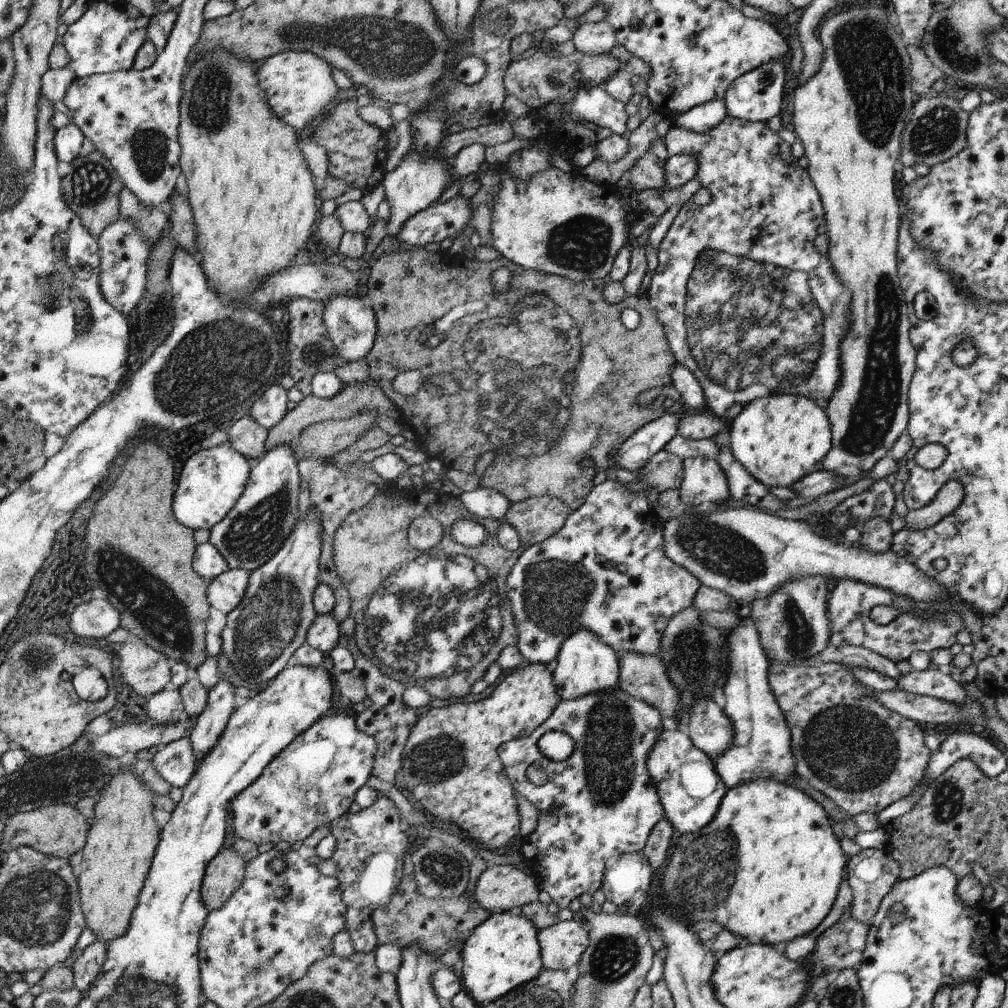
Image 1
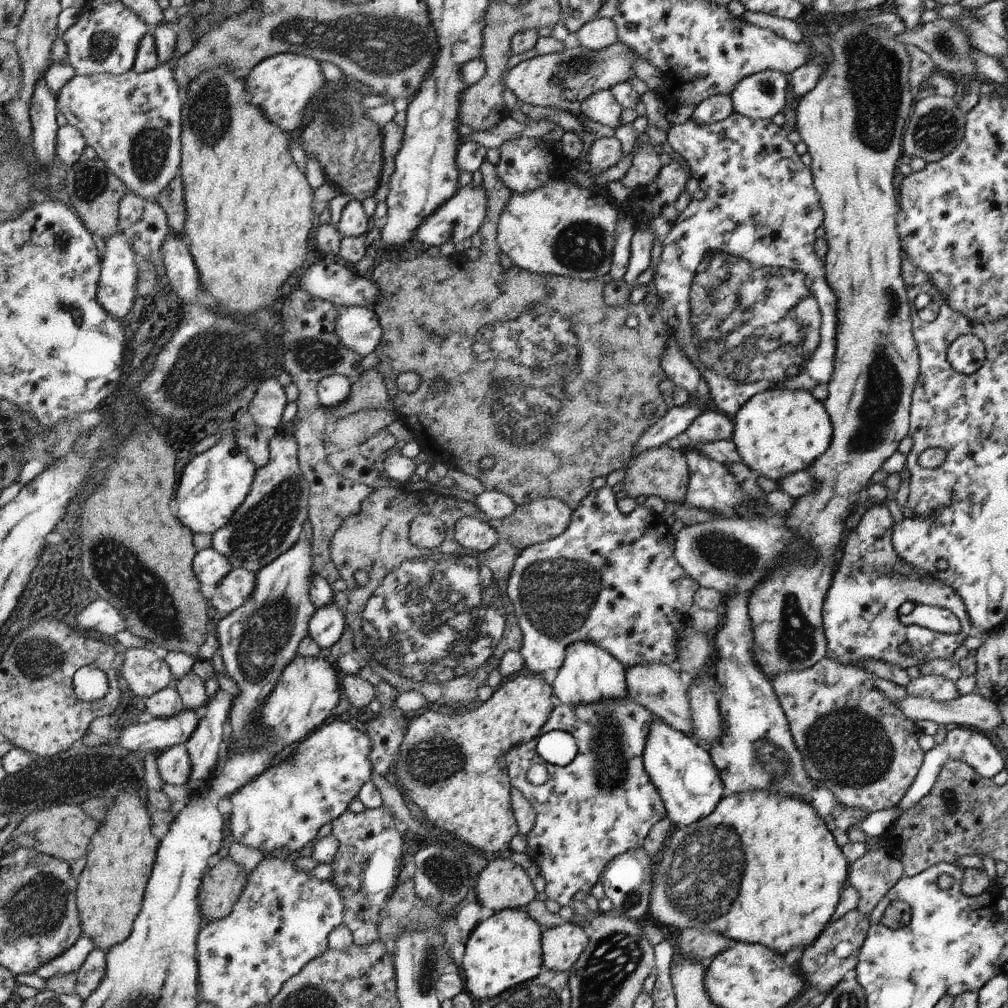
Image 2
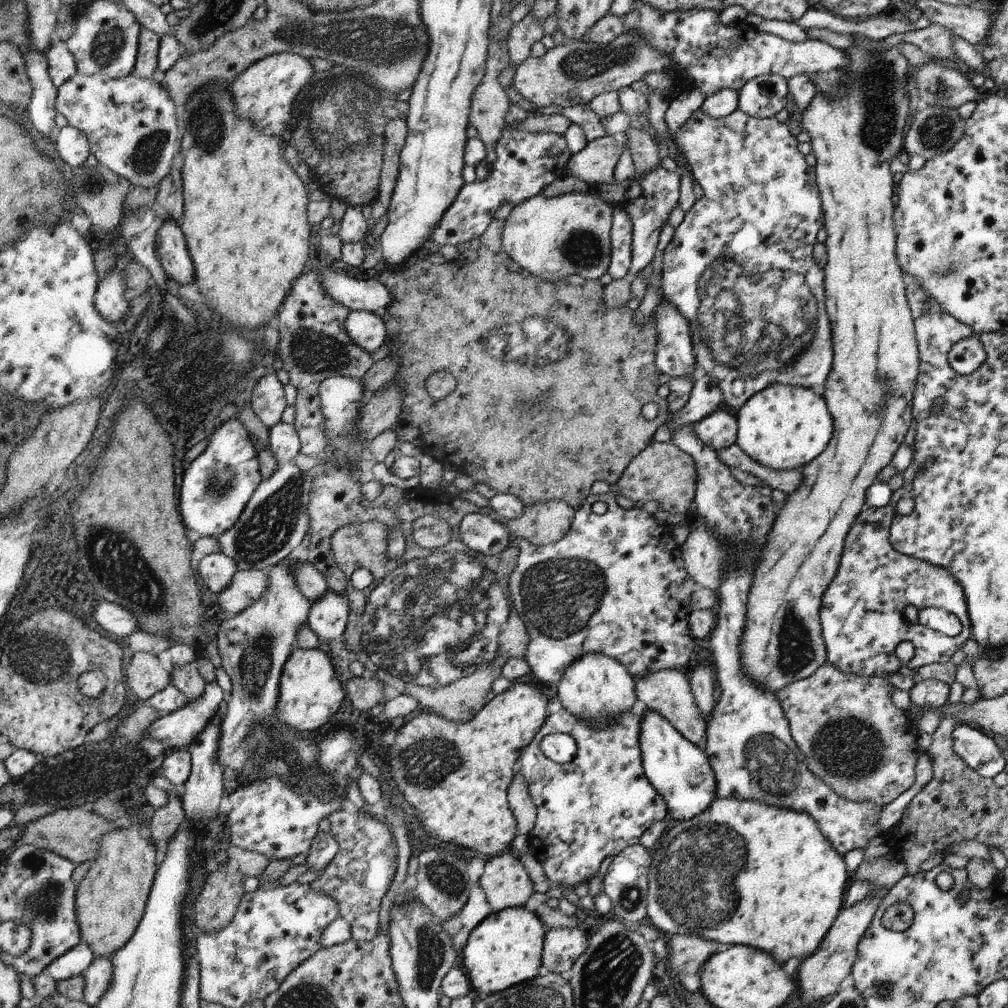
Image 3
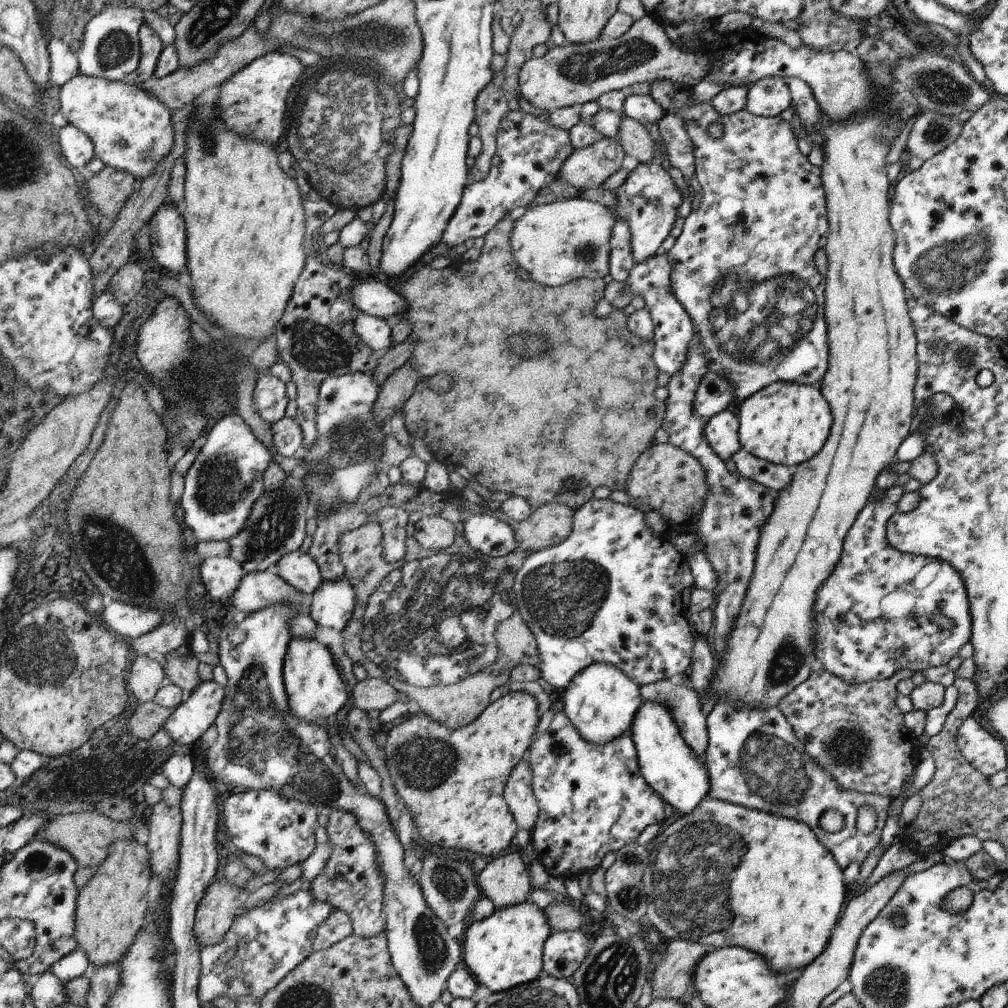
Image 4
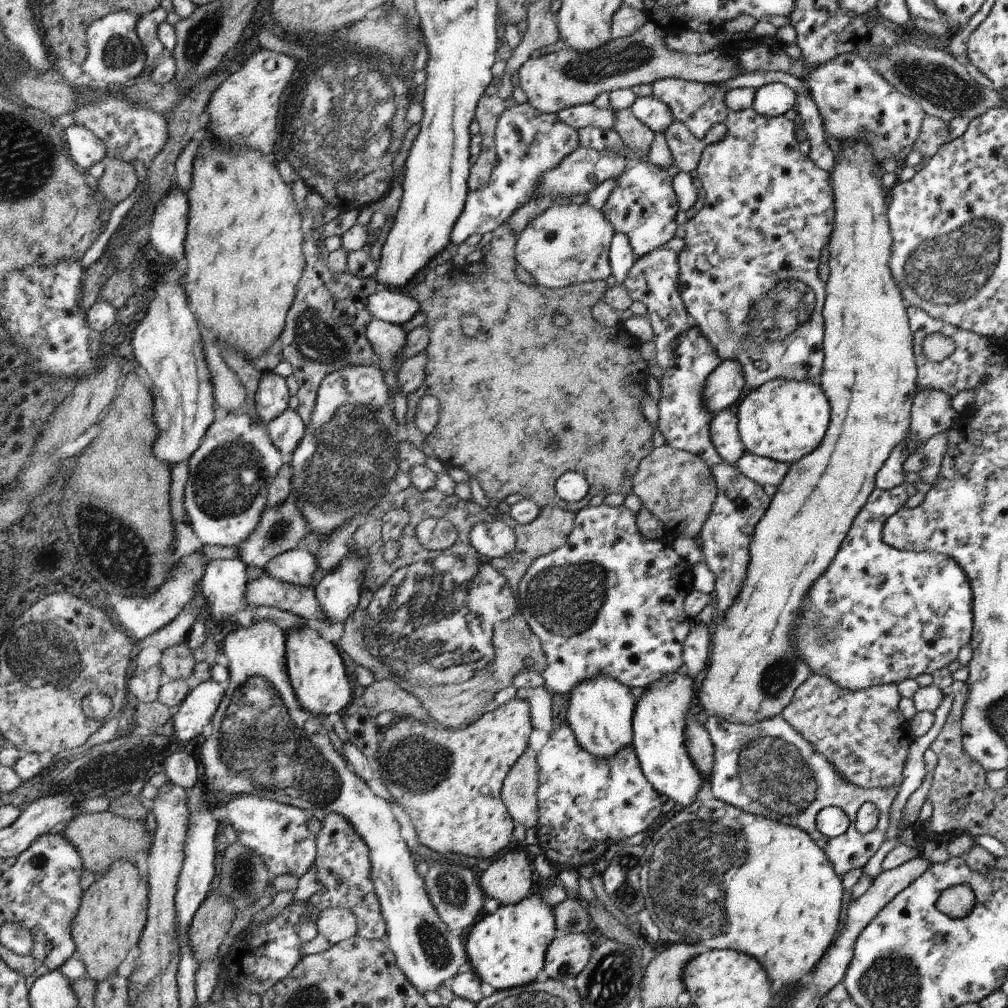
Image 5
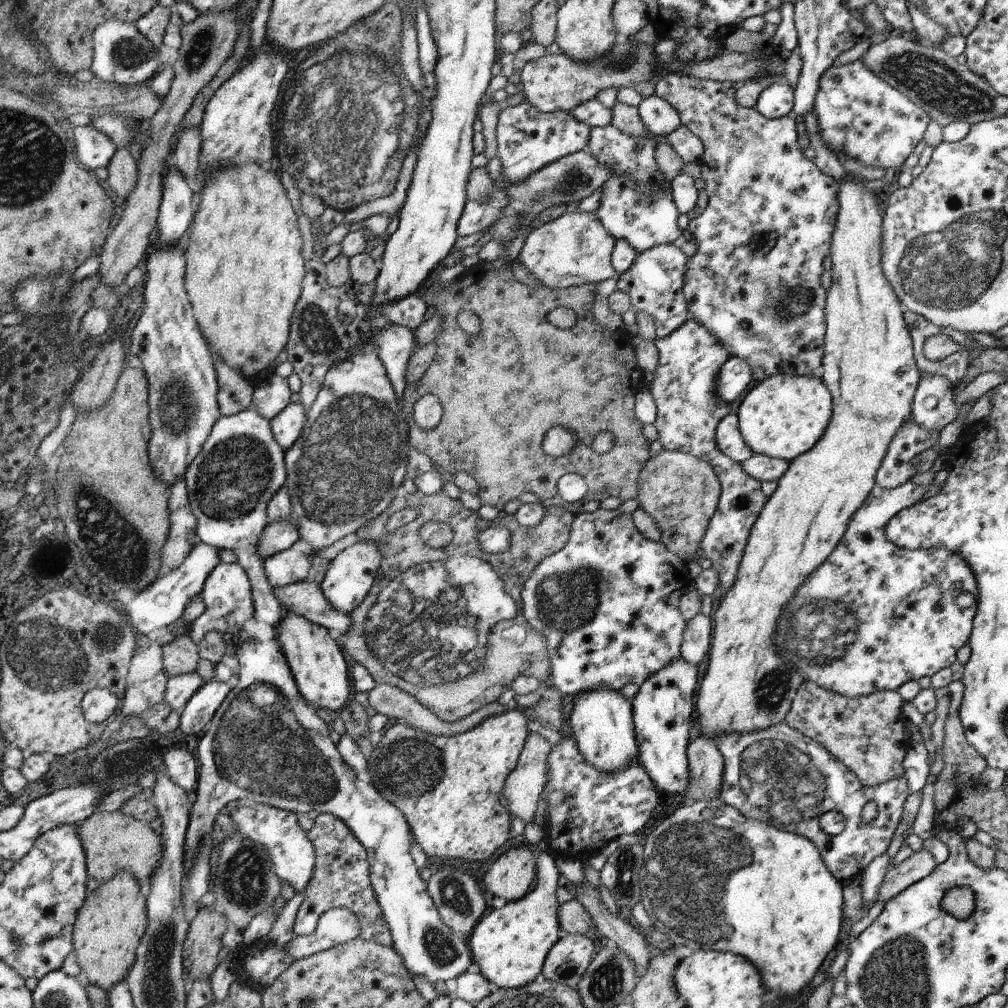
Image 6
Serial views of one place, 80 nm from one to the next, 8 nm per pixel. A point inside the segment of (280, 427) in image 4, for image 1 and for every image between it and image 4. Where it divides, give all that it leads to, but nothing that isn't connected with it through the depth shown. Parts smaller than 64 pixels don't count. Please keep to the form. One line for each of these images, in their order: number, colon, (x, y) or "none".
1: (253, 531)
2: (269, 523)
3: (274, 522)

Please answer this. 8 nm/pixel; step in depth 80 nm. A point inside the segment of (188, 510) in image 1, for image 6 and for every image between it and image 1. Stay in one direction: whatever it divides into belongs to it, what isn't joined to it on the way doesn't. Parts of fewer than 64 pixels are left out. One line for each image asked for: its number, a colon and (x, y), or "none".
2: (214, 484)
3: (218, 484)
4: (227, 477)
5: (226, 493)
6: (230, 485)

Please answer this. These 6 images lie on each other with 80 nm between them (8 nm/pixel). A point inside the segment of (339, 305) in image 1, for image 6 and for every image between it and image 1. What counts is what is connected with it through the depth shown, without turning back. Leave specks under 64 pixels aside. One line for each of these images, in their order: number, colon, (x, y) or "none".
2: (359, 329)
3: (368, 330)
4: (375, 332)
5: (388, 340)
6: (396, 344)

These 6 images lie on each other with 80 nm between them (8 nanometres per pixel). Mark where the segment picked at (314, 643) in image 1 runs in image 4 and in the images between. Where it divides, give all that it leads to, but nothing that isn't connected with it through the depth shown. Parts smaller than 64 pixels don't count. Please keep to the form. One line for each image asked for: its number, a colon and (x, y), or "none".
2: (327, 624)
3: (329, 616)
4: (333, 604)

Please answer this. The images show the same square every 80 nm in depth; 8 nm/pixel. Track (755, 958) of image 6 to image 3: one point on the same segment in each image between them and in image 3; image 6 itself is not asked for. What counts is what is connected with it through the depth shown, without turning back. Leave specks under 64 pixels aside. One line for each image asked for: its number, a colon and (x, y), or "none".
3: (776, 883)
4: (778, 891)
5: (773, 894)

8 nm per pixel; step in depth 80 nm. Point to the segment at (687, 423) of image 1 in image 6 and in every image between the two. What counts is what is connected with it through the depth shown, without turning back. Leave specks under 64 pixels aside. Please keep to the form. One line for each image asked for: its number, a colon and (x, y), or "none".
2: (710, 427)
3: (718, 430)
4: (722, 430)
5: (724, 432)
6: (729, 438)

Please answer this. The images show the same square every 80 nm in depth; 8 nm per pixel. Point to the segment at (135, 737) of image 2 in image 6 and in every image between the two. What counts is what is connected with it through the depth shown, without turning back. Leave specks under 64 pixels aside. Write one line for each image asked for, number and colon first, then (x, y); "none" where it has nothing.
3: (176, 730)
4: (187, 723)
5: (197, 711)
6: (199, 711)

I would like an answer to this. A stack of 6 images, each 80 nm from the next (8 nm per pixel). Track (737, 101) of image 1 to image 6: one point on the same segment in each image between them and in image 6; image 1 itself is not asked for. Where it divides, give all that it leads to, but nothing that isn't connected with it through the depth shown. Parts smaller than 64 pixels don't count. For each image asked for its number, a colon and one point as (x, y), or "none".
2: (761, 96)
3: (762, 97)
4: (767, 97)
5: (774, 99)
6: (777, 99)

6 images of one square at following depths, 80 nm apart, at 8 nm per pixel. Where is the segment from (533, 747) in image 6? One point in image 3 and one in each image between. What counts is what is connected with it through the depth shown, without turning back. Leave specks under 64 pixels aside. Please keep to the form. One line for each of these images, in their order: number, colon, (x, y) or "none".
3: (525, 811)
4: (519, 794)
5: (520, 792)

